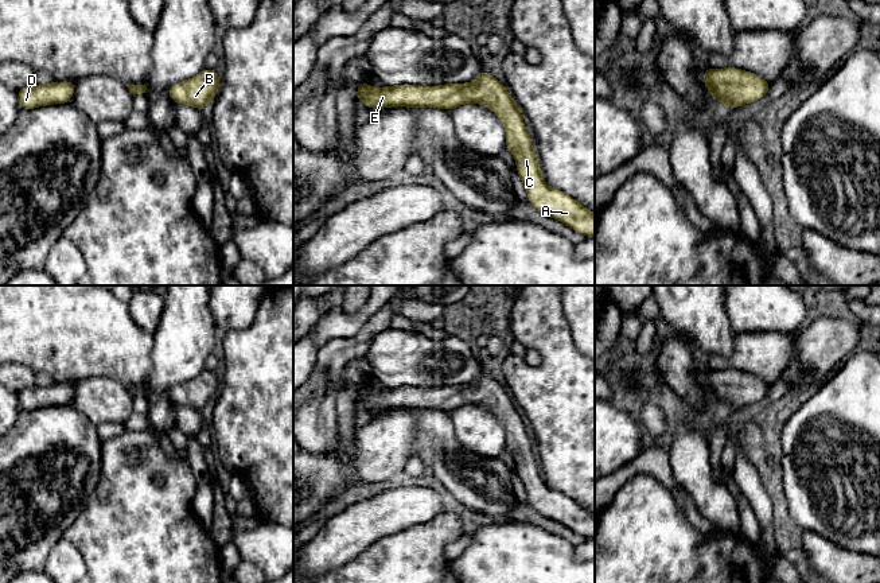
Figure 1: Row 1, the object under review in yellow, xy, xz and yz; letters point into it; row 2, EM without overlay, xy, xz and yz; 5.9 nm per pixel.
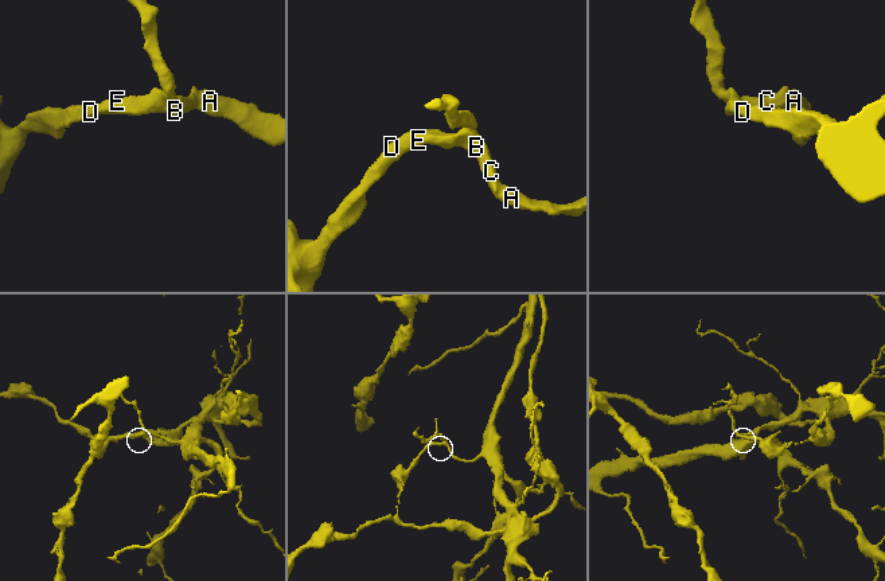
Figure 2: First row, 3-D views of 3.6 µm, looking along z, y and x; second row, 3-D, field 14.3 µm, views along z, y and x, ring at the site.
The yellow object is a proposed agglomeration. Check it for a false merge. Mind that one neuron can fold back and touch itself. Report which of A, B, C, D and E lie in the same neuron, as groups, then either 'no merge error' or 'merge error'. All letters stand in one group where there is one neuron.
groups A B C D E; no merge error

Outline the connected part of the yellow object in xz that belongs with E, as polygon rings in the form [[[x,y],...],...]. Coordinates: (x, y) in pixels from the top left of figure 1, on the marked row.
[[[482,70],[474,82],[441,86],[404,83],[377,89],[362,82],[357,88],[355,101],[358,100],[371,109],[408,106],[451,110],[468,102],[486,105],[505,123],[505,147],[515,159],[517,172],[529,202],[544,215],[595,238],[595,214],[575,198],[545,183],[531,139],[523,125],[521,109],[515,105],[510,92],[491,74]]]

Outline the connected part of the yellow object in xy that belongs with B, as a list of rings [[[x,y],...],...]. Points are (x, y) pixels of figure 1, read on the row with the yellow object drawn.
[[[205,69],[195,77],[179,82],[167,90],[167,96],[176,104],[191,105],[205,112],[213,101],[221,85],[221,78],[215,69]]]

